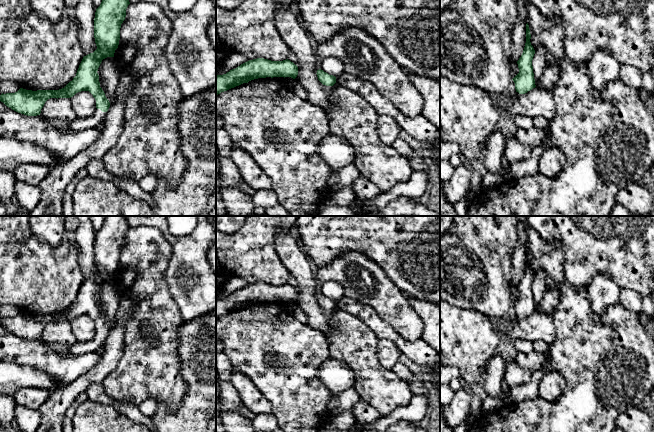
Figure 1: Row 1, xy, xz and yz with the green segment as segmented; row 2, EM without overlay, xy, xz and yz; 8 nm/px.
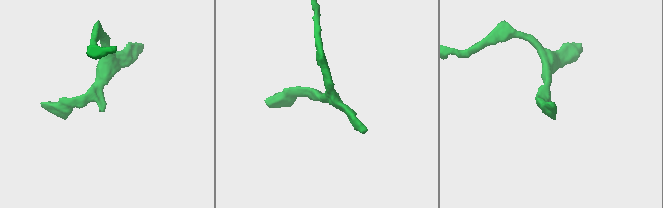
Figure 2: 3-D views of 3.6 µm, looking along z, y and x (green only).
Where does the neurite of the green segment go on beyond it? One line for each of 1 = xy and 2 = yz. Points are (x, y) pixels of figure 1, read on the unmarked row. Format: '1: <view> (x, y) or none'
1: xy (95, 344)
2: none

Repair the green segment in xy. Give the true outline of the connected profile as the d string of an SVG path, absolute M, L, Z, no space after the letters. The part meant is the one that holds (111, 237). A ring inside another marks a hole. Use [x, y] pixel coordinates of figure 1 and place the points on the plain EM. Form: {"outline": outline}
{"outline": "M105 216L94 242L94 262L97 273L83 281L76 300L59 314L26 314L0 319L0 325L12 334L27 339L40 339L45 326L50 322L71 322L81 315L89 315L96 324L93 339L69 347L68 354L81 355L98 352L103 348L110 326L100 311L98 292L103 283L114 281L120 264L121 248L130 228L125 216Z"}

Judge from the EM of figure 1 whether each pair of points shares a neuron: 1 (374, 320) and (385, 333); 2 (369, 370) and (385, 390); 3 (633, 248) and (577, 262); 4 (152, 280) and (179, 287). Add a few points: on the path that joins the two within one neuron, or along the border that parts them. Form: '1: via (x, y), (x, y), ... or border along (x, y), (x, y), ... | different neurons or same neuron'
1: via (375, 323), (382, 330) | same neuron
2: via (370, 375), (380, 385) | same neuron
3: via (619, 248), (593, 248), (591, 250) | same neuron
4: border along (168, 261), (164, 280), (177, 305) | different neurons

